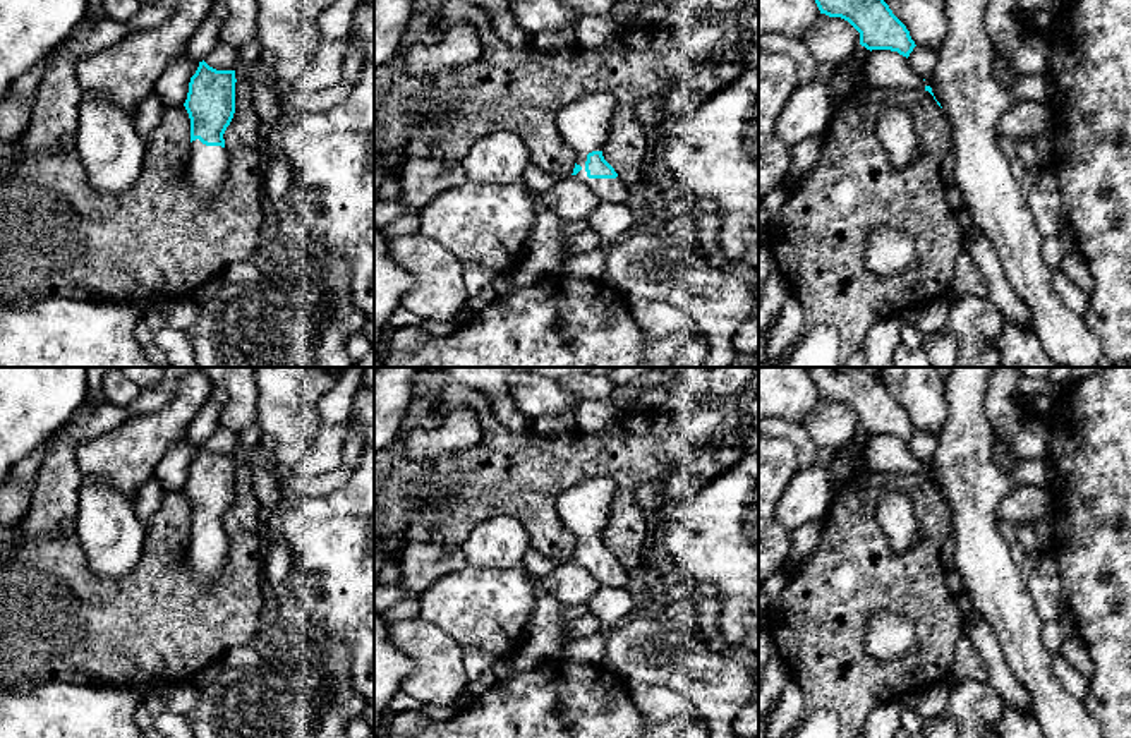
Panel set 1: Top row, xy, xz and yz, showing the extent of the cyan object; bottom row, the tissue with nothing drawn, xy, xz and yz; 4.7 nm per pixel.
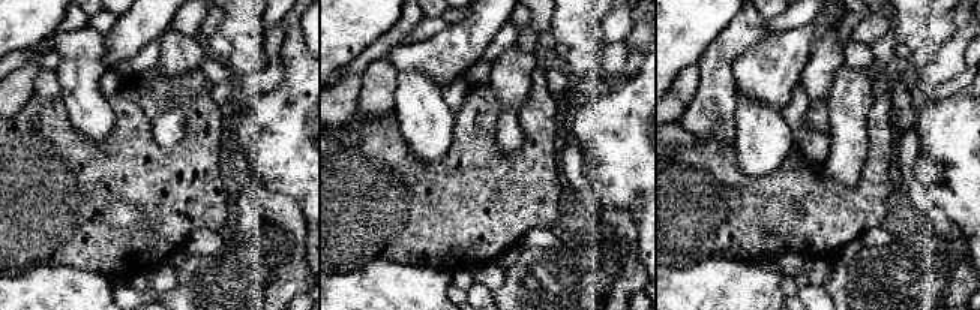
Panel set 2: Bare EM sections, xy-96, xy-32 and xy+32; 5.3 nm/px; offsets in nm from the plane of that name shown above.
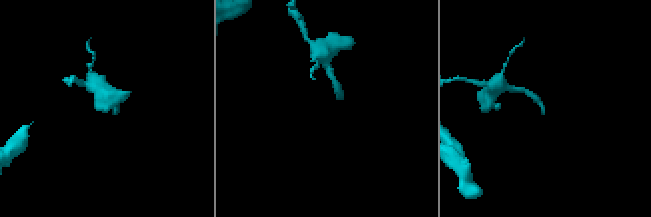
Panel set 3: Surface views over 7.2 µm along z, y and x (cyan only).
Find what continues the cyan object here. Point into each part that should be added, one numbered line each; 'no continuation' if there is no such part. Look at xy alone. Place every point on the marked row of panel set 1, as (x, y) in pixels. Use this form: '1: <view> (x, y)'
1: xy (208, 165)

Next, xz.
1: xz (606, 189)

